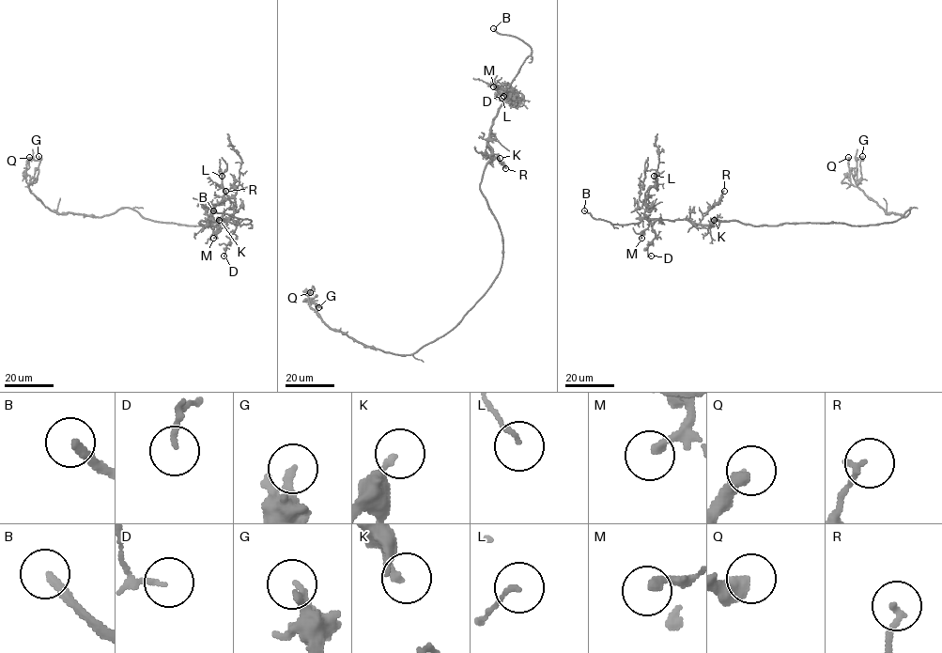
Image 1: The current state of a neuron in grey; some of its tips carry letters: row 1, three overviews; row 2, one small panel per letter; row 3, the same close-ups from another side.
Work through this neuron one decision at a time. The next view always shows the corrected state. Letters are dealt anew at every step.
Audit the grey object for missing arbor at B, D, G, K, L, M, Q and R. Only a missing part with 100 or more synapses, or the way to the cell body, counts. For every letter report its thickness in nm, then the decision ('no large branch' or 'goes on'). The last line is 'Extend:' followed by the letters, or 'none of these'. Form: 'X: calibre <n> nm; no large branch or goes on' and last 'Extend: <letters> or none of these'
B: calibre 280 nm; goes on
D: calibre 100 nm; no large branch
G: calibre 200 nm; no large branch
K: calibre 180 nm; no large branch
L: calibre 120 nm; no large branch
M: calibre 240 nm; no large branch
Q: calibre 440 nm; no large branch
R: calibre 180 nm; no large branch
Extend: B

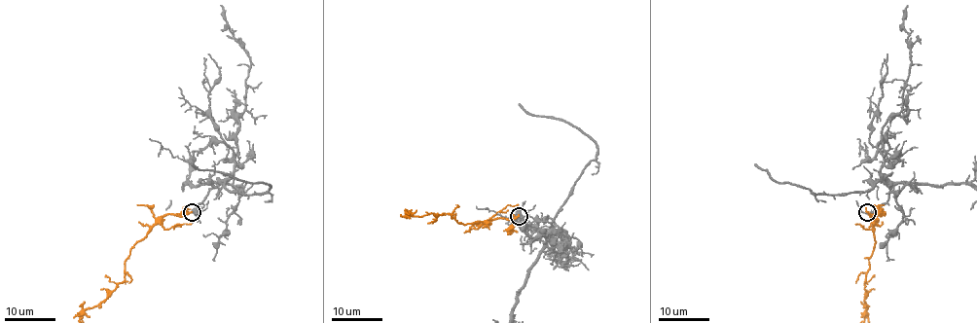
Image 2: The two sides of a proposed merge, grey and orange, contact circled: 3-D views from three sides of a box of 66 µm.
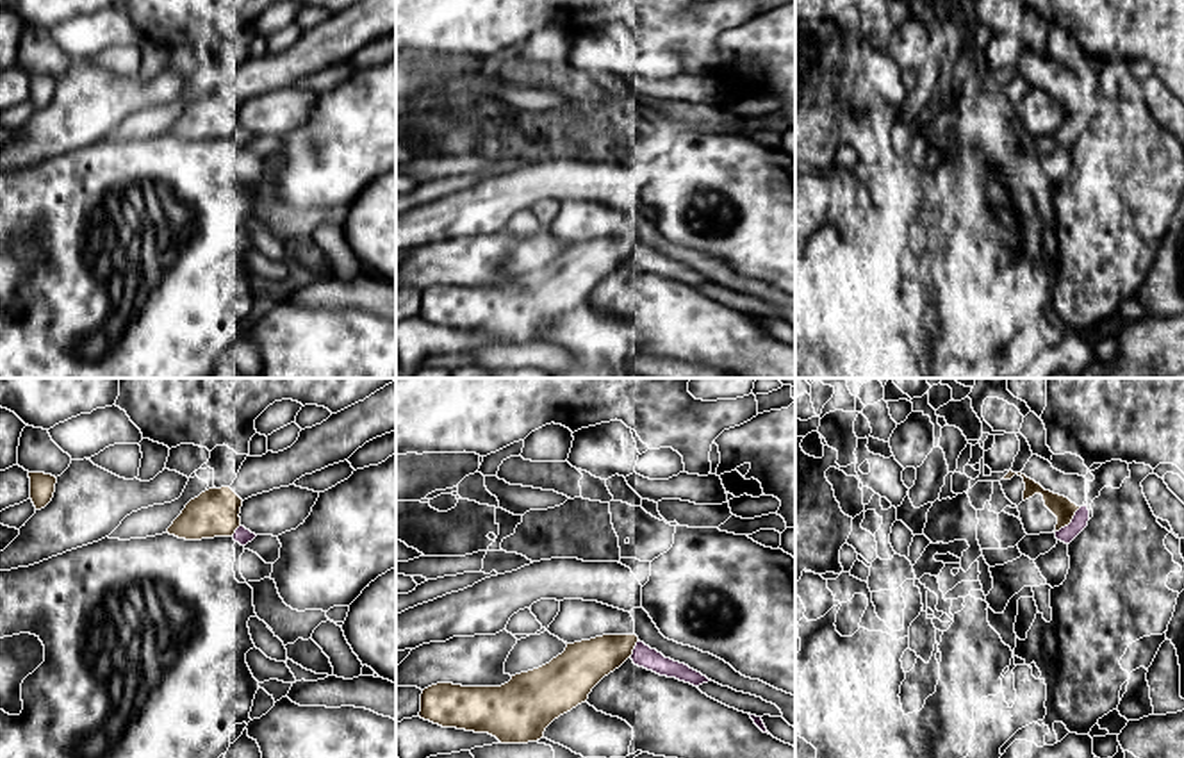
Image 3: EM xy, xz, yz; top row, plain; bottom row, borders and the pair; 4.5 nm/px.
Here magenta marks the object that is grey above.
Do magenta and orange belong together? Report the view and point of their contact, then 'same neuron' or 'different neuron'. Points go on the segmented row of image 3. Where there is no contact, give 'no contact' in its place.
contact yz (1072, 521); different neuron

